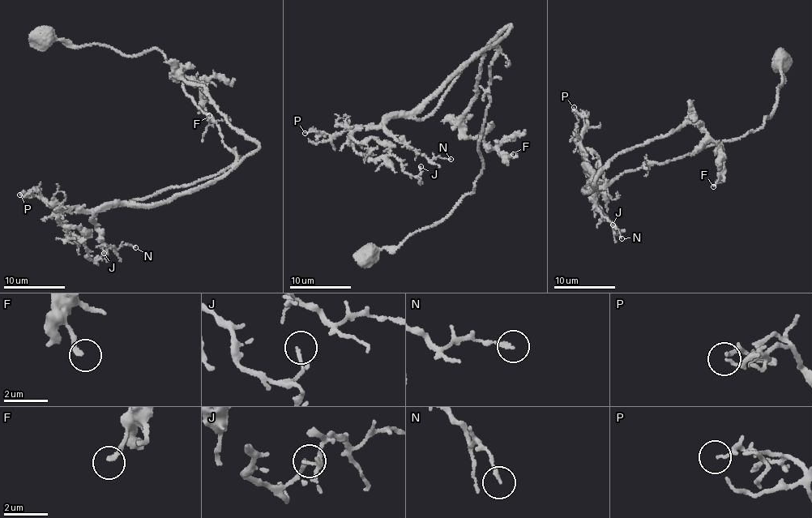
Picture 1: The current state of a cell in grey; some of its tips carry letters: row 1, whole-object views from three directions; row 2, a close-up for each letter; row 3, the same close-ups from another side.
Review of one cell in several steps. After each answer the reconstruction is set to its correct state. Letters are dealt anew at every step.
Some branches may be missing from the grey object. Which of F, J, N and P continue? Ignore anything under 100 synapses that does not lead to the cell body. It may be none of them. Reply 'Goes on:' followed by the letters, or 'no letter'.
Goes on: no letter

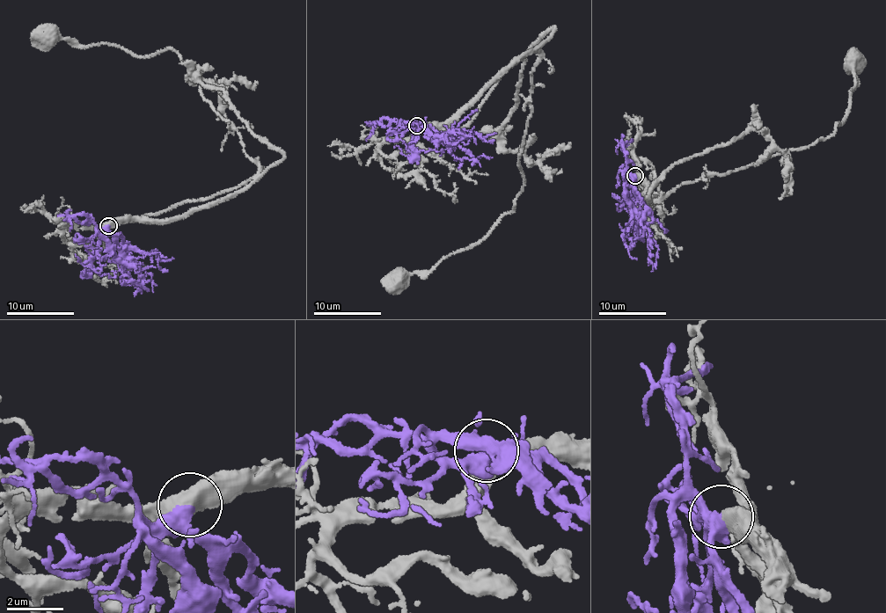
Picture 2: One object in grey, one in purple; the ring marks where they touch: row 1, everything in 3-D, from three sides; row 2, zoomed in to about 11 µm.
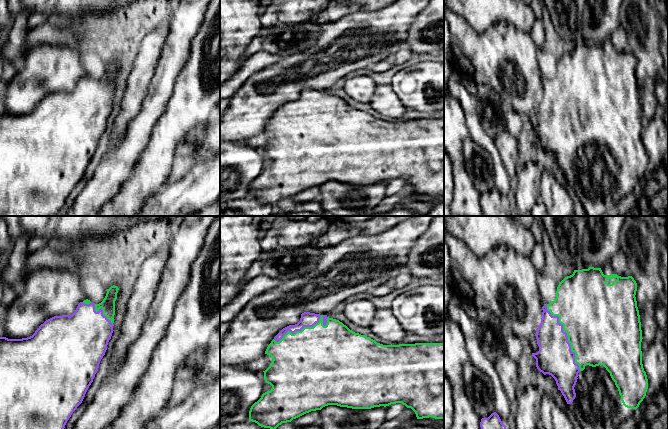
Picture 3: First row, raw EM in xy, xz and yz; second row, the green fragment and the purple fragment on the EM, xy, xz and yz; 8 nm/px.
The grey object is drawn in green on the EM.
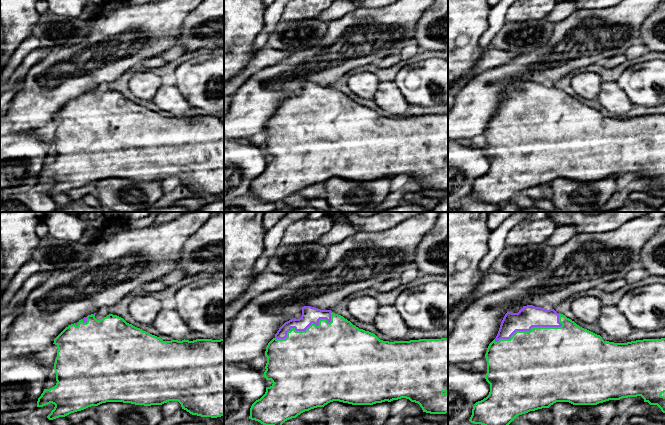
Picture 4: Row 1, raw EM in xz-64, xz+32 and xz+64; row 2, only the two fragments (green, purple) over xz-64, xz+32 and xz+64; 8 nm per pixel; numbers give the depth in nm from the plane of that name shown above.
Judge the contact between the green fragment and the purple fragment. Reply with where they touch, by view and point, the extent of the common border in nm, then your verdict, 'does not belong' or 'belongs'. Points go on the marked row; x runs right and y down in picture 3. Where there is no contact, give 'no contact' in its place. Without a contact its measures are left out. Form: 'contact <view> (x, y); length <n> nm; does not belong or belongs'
contact yz (567, 335); length 600 nm; belongs

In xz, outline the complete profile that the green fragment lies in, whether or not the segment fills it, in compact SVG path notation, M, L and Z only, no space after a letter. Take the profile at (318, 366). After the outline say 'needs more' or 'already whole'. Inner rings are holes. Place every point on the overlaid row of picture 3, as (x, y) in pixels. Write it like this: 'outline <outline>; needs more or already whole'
outline M304 312L297 324L283 328L274 337L265 354L273 359L263 371L265 382L272 388L263 393L249 411L249 421L261 427L276 429L282 423L328 405L371 409L402 403L415 412L417 419L444 419L444 343L383 345L353 332L339 320Z; needs more

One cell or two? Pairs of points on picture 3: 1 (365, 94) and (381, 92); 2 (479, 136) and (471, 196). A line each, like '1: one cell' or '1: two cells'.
1: two cells
2: two cells

